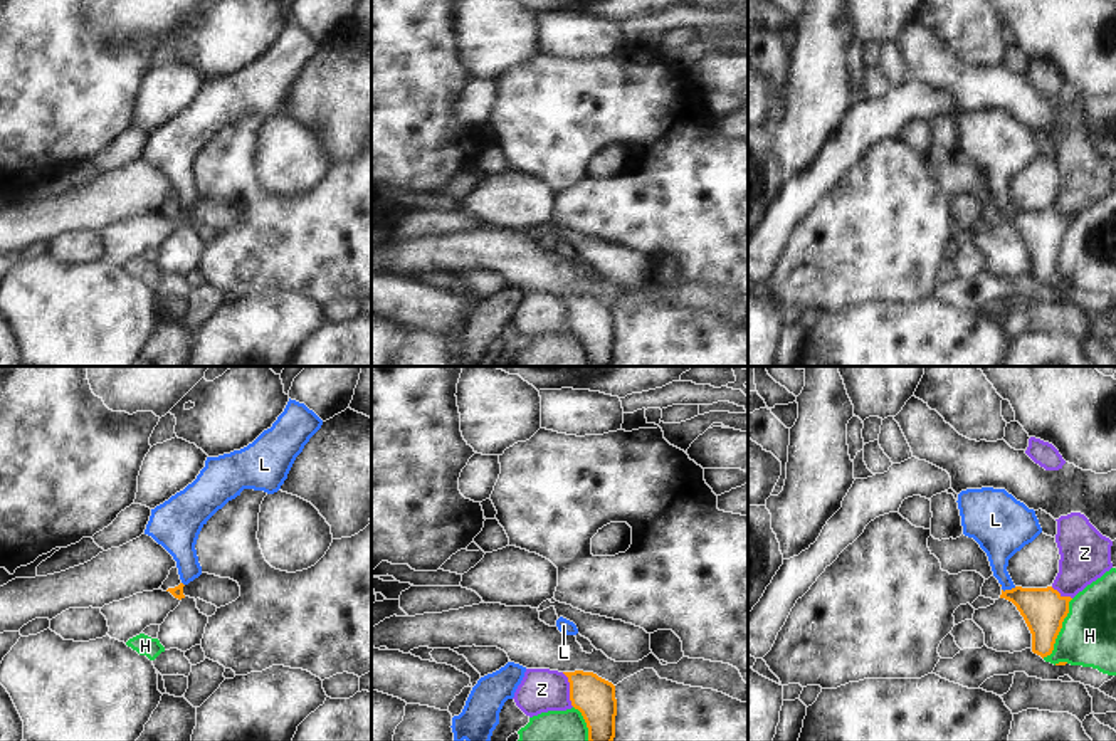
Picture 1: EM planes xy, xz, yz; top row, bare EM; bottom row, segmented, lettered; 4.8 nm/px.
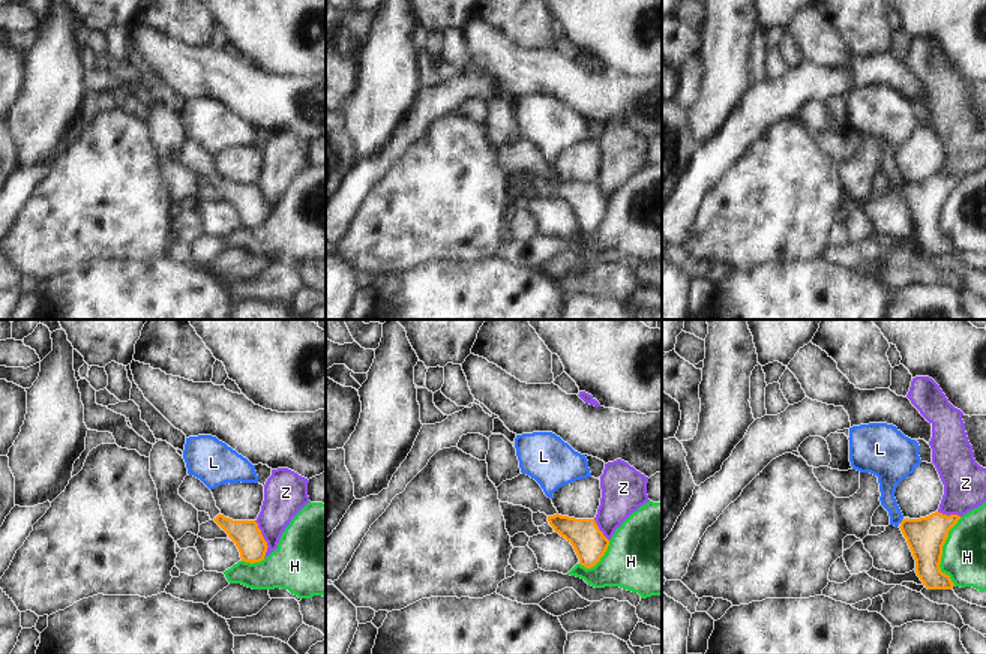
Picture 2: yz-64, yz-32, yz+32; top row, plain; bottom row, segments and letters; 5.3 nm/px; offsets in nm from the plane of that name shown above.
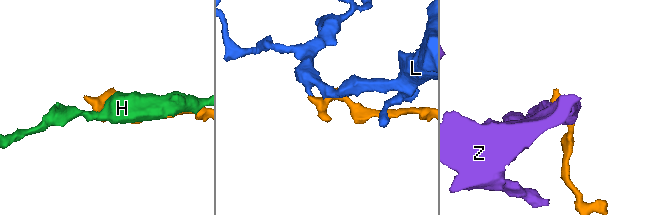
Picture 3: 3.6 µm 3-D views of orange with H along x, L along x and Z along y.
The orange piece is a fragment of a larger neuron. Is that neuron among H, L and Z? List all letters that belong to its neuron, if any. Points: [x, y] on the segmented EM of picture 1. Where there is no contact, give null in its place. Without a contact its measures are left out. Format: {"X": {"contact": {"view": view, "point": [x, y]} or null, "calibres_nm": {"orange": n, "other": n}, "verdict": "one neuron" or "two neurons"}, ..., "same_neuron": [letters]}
{"H": {"contact": {"view": "yz", "point": [1059, 630]}, "calibres_nm": {"orange": 200, "other": 280}, "verdict": "two neurons"}, "L": {"contact": {"view": "yz", "point": [1009, 590]}, "calibres_nm": {"orange": 200, "other": 190}, "verdict": "two neurons"}, "Z": {"contact": {"view": "xz", "point": [570, 689]}, "calibres_nm": {"orange": 190, "other": 200}, "verdict": "two neurons"}, "same_neuron": []}

